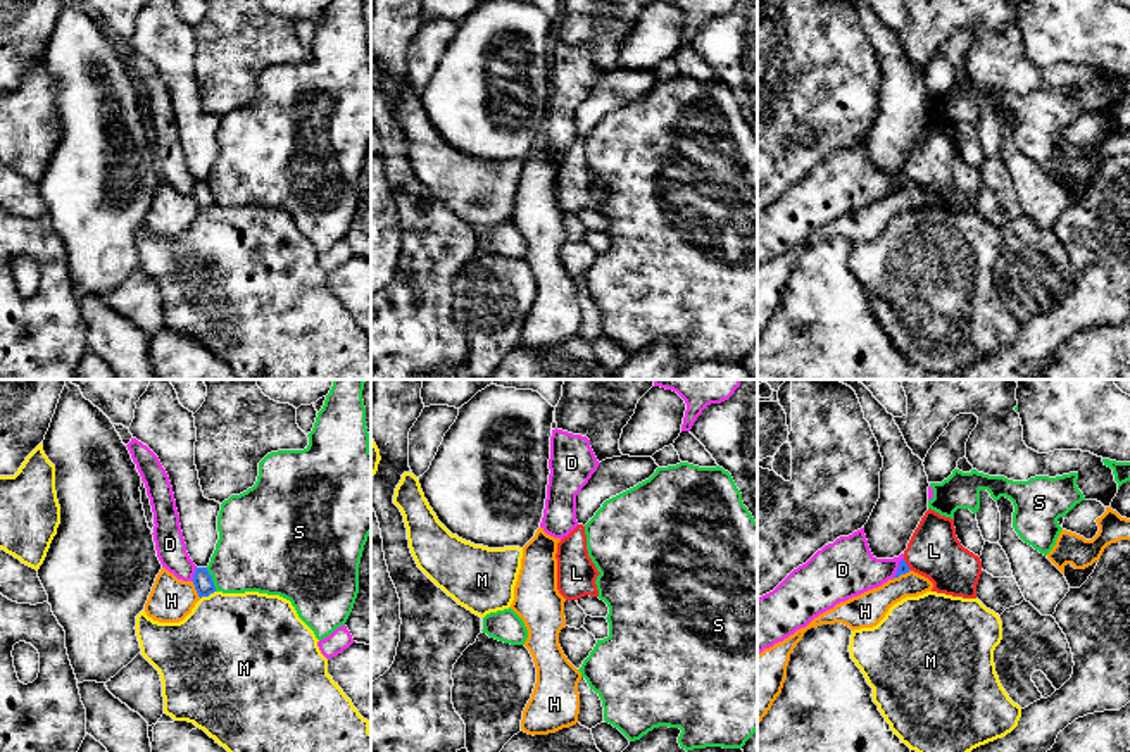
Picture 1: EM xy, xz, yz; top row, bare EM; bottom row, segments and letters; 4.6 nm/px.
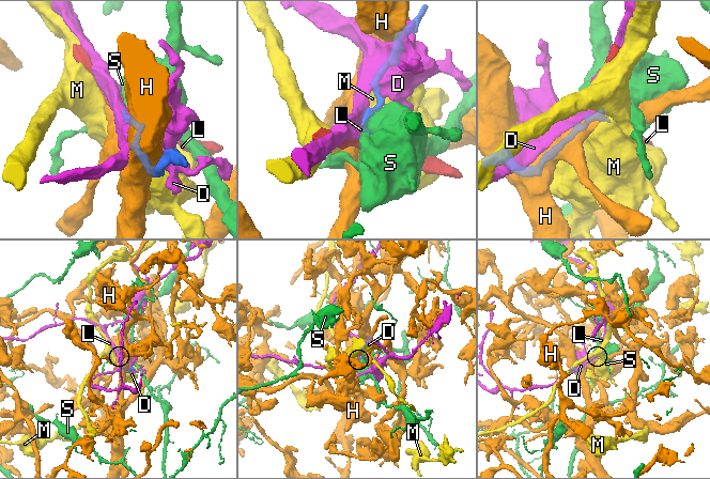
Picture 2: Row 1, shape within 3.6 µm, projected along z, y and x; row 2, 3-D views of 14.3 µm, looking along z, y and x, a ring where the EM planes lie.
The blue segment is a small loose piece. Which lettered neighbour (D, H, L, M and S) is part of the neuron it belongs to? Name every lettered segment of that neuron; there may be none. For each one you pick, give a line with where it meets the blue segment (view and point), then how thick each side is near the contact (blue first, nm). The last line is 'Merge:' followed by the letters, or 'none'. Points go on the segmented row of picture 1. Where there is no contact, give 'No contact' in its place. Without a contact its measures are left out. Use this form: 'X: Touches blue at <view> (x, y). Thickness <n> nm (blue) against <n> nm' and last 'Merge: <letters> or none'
L: Touches blue at yz (906, 564). Thickness 50 nm (blue) against 260 nm
Merge: L

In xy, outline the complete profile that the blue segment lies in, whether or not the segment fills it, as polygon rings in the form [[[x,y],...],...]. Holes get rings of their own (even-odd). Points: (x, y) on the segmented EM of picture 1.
[[[197,567],[191,581],[200,598],[216,592],[212,576],[209,574],[207,567]]]

